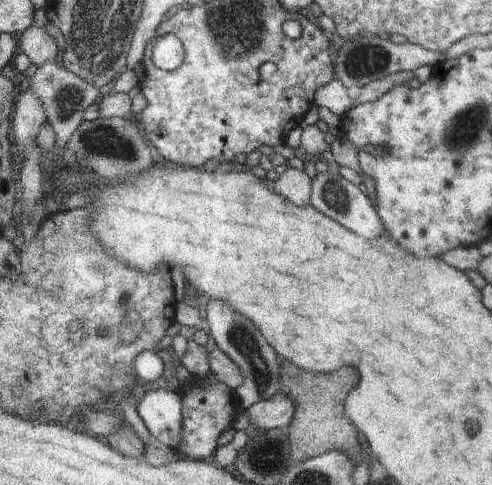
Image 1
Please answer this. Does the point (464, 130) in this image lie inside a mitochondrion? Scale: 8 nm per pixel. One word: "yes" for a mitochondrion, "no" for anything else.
yes

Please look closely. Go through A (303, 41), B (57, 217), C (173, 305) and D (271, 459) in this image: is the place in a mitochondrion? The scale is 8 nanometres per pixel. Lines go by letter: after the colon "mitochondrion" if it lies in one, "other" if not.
A: other
B: other
C: other
D: mitochondrion

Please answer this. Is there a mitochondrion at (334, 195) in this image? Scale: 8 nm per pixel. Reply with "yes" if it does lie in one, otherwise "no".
yes

